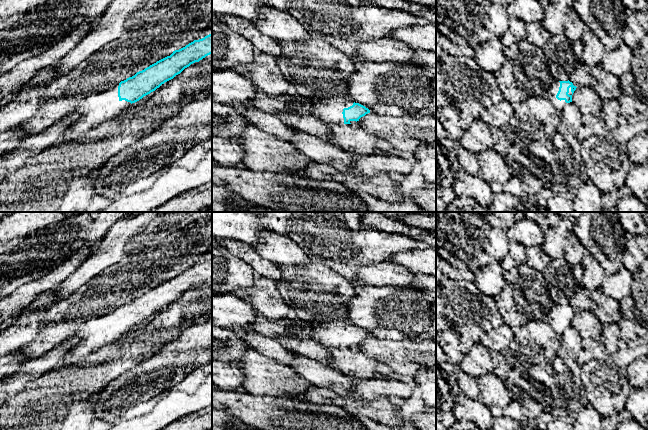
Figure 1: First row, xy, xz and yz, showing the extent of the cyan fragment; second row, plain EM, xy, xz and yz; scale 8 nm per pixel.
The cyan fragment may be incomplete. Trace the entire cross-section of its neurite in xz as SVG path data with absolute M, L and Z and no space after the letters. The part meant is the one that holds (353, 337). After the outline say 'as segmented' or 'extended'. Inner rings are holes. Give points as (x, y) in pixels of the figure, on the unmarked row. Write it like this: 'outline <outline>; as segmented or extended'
outline M339 320L313 322L303 330L308 337L329 349L355 348L361 341L370 337L370 334L365 330Z; extended

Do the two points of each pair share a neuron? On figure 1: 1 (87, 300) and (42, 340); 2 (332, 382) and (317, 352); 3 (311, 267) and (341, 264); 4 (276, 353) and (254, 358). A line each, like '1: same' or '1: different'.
1: same
2: different
3: different
4: different

